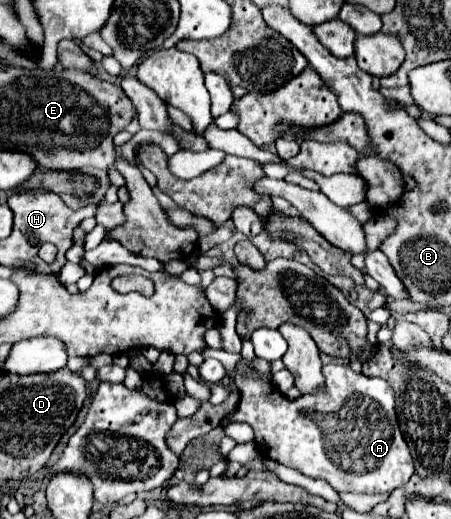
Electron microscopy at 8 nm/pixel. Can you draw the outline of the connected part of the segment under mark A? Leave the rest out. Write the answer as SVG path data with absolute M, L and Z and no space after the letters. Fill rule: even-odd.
M207 350L205 358L217 358L229 376L233 376L241 400L237 410L225 422L247 422L255 430L255 444L259 452L279 464L297 468L299 472L327 480L337 492L359 492L359 494L383 494L393 492L395 488L409 482L413 476L413 458L407 442L401 436L397 418L395 418L395 392L383 378L371 378L365 374L353 372L349 366L325 364L323 376L331 376L331 392L317 396L301 396L297 400L287 400L271 384L271 364L265 360L253 360L253 376L237 372L241 354L231 354L225 350Z

